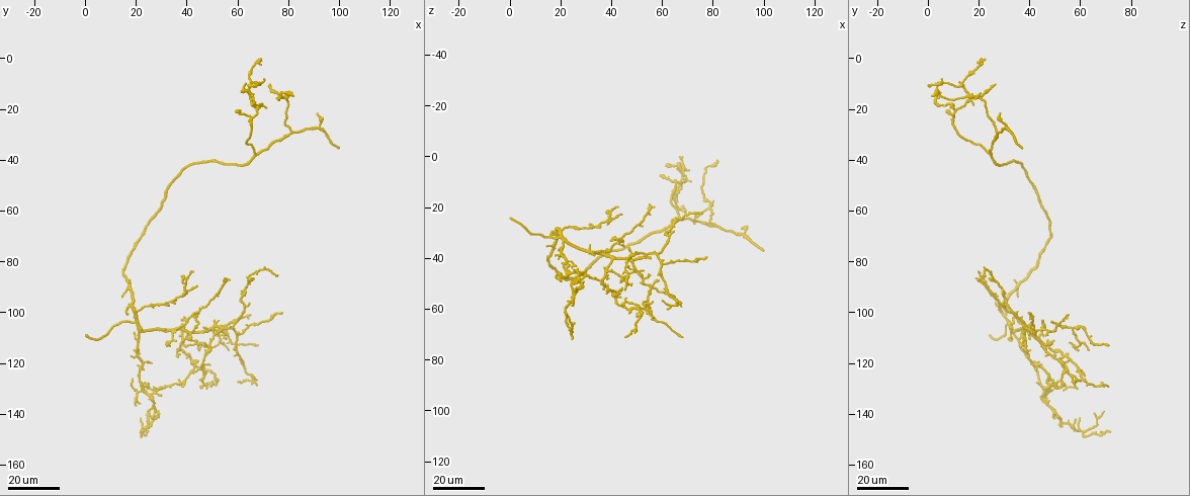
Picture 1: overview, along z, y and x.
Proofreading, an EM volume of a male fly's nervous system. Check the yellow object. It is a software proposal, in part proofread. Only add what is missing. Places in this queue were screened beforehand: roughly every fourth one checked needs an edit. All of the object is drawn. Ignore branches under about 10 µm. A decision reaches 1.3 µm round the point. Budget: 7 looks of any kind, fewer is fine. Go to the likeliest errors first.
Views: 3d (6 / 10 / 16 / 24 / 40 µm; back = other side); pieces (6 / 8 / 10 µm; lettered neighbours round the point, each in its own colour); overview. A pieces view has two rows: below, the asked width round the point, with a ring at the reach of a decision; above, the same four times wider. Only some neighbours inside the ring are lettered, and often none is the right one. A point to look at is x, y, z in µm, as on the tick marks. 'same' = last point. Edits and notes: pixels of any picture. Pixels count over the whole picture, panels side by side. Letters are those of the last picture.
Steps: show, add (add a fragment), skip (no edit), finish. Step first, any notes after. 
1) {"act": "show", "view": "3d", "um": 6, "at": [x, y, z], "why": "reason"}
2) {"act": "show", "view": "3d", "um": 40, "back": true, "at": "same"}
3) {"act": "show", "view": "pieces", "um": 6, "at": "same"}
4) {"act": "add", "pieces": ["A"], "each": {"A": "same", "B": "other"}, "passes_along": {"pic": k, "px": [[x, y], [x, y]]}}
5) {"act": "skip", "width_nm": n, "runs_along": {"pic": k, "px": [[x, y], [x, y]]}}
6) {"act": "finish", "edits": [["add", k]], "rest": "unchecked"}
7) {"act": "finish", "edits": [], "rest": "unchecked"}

{"act": "show", "view": "3d", "um": 16, "at": [0, 108, 24], "why": "end of a long branch"}

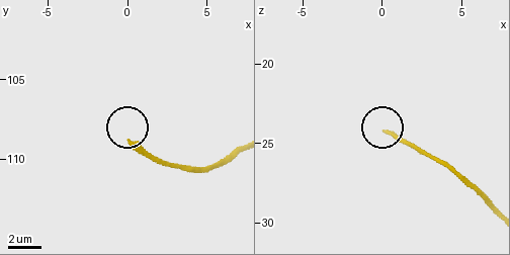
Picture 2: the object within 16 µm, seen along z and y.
{"act": "show", "view": "pieces", "um": 8, "at": [0.3, 109.0, 24.4]}

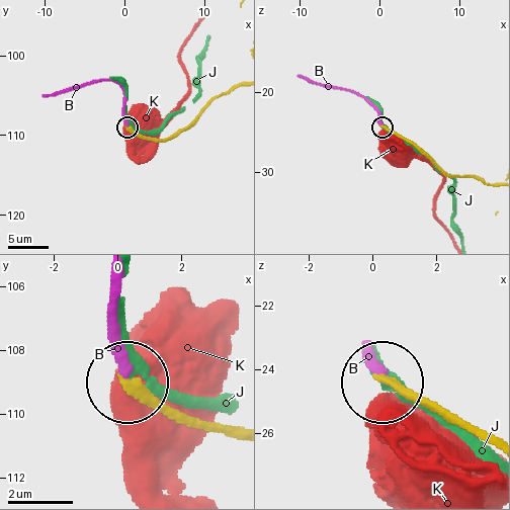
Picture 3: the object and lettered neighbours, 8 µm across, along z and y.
{"act": "add", "pieces": ["B"], "width_nm": 250, "each": {"B": "same", "J": "other", "K": "other"}, "passes_along": {"pic": 3, "px": [[463, 428], [376, 379], [371, 357]]}, "found": "the cell continues"}

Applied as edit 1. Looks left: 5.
{"act": "show", "view": "3d", "um": 24, "at": [99, 36, 37], "why": "end of a long branch"}

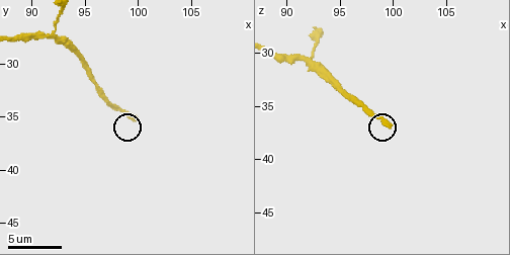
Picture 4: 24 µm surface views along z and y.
{"act": "show", "view": "pieces", "um": 10, "at": [99.8, 35.2, 36.8]}

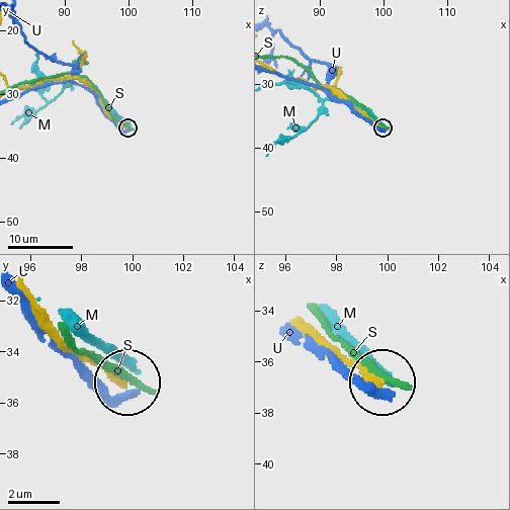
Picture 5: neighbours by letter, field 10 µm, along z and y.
{"act": "skip", "width_nm": 290, "each": {"M": "other", "S": "other", "U": "other"}, "runs_along": {"pic": 5, "px": [[302, 319], [377, 381]]}, "found": "no lettered fragment goes on from it"}

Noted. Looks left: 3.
{"act": "show", "view": "3d", "um": 24, "at": [81, 15, 2], "why": "free end"}

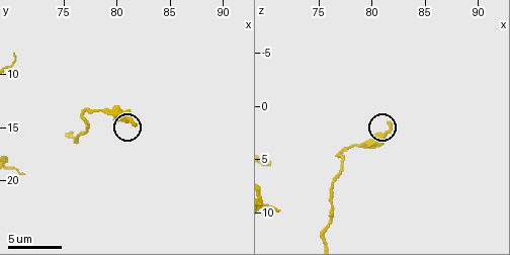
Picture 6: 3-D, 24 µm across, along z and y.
{"act": "show", "view": "3d", "um": 6, "at": [81.6, 14.8, 1.6]}

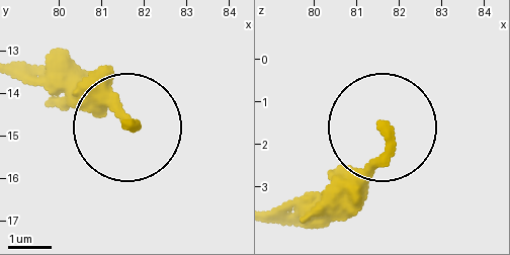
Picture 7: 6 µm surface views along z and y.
{"act": "show", "view": "pieces", "um": 8, "at": [81.75, 14.75, 1.65], "why": "see the neighbours"}

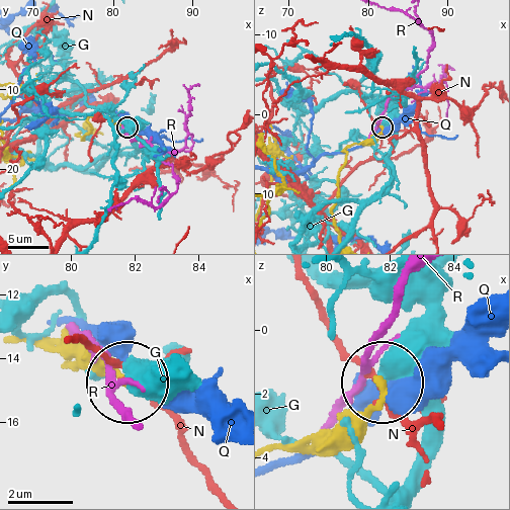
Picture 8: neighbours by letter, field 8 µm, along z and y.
{"act": "skip", "each": {"G": "other", "N": "other", "Q": "other", "R": "other"}, "found": "none of them fits"}

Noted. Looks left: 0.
{"act": "finish", "edits": [["add", 3]], "rest": "unchecked"}

